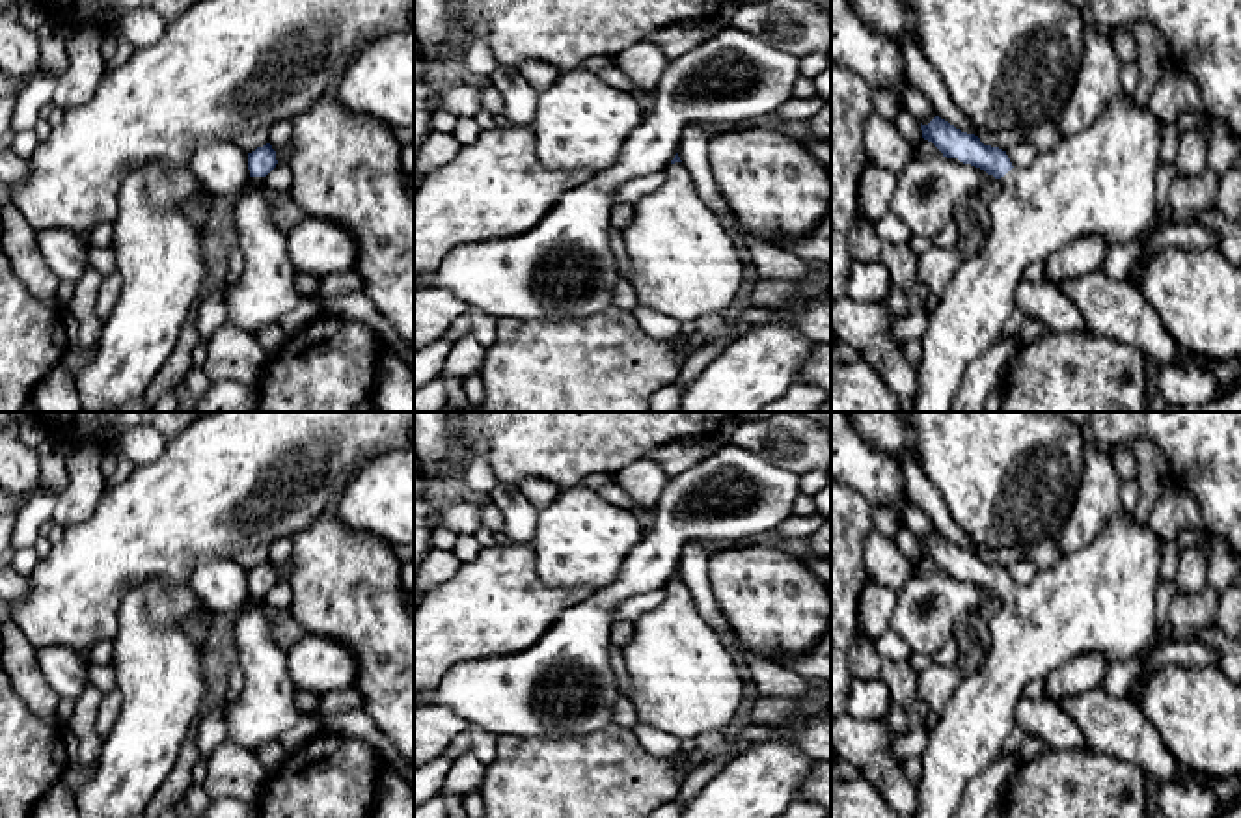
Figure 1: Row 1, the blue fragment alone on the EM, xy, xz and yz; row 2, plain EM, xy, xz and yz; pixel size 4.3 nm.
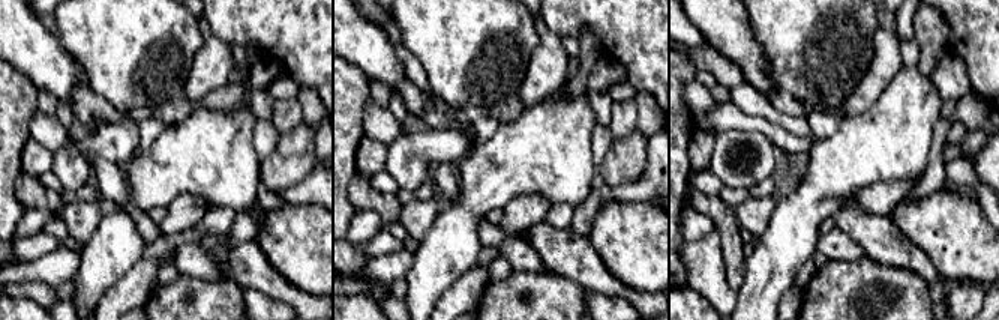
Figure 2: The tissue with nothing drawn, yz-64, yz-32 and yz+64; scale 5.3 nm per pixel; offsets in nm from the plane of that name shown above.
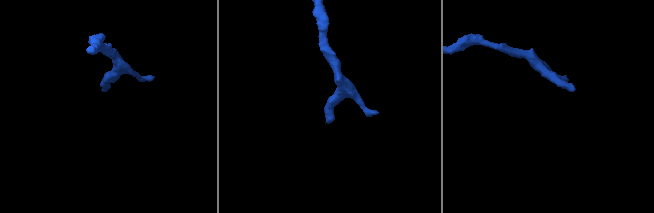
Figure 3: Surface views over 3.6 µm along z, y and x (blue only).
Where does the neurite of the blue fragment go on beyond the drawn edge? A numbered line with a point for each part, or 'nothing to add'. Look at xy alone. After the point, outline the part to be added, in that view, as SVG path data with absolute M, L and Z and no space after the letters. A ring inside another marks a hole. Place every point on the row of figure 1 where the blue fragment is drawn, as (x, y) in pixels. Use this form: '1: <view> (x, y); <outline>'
1: xy (267, 289); M252 177L250 186L237 198L237 248L244 268L240 278L224 289L225 322L253 335L259 328L276 324L302 300L296 289L300 272L289 257L285 233L270 216L265 188L266 177Z

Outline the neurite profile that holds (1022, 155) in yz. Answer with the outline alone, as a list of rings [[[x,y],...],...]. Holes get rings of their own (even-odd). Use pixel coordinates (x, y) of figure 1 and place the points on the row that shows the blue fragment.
[[[1021,142],[1006,151],[1010,162],[1017,170],[1032,166],[1038,158],[1038,151],[1029,142]]]

